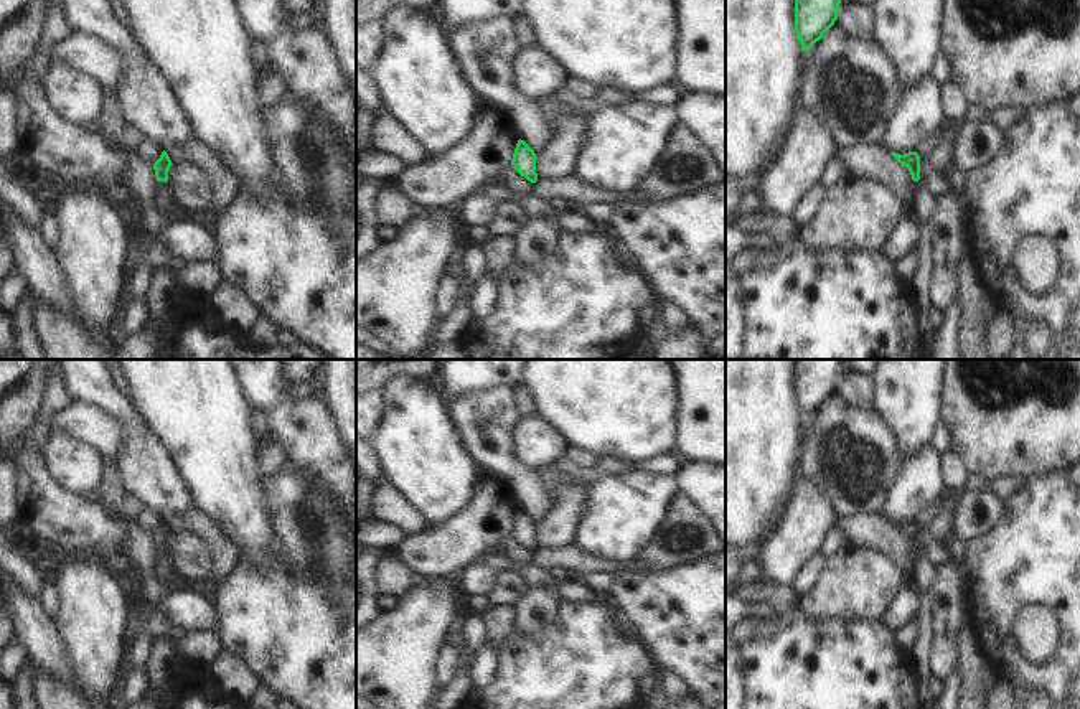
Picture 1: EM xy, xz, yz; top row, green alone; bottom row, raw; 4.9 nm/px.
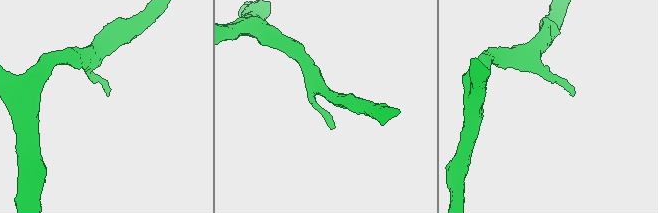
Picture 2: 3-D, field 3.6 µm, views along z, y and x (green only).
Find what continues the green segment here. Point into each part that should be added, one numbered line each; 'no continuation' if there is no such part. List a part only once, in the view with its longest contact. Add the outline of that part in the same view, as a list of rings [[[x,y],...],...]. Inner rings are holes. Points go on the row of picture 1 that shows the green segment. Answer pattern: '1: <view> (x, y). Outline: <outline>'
no continuation.

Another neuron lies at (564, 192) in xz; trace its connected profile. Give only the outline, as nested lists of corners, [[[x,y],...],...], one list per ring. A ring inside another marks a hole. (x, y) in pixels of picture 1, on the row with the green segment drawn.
[[[679,122],[671,132],[664,153],[635,191],[605,191],[569,175],[557,181],[536,181],[531,195],[552,201],[561,208],[567,208],[572,203],[580,208],[589,204],[615,204],[622,198],[660,203],[694,195],[701,188],[721,181],[724,178],[719,163],[707,145],[688,125]]]

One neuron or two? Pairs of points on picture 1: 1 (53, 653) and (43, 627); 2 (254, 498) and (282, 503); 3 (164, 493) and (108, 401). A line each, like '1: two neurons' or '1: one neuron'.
1: one neuron
2: two neurons
3: one neuron

